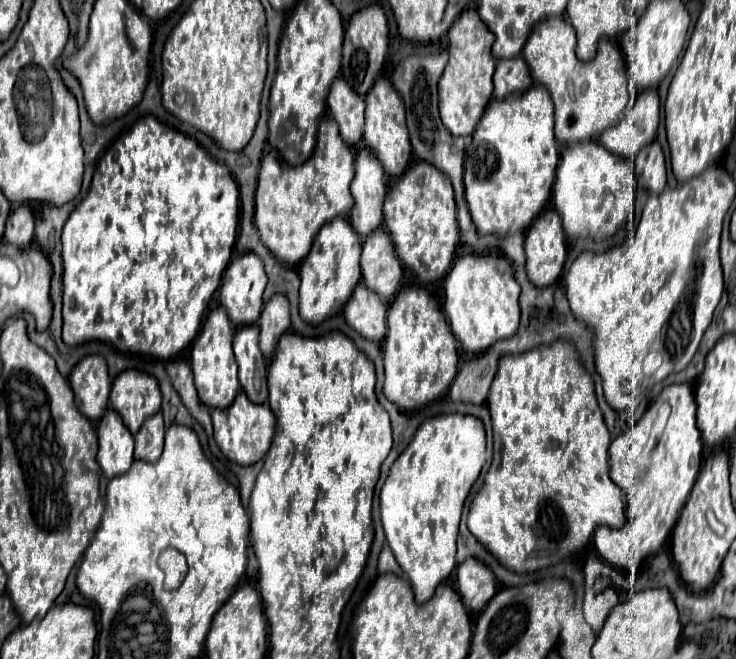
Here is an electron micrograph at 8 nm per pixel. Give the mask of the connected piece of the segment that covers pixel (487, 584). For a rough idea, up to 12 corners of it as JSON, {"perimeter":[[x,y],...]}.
{"perimeter":[[485,564],[457,566],[457,590],[469,612],[481,612],[497,594]]}

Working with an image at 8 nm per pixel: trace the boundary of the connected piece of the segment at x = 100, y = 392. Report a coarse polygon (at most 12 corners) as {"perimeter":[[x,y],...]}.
{"perimeter":[[85,356],[69,384],[77,410],[99,422],[111,386],[105,358]]}

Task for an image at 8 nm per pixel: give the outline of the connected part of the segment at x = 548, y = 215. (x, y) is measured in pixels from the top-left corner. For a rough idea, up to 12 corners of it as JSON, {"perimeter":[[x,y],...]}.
{"perimeter":[[545,210],[525,234],[527,274],[537,288],[559,280],[561,218]]}

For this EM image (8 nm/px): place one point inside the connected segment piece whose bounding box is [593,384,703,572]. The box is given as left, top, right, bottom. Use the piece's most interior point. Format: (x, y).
(656, 471)

